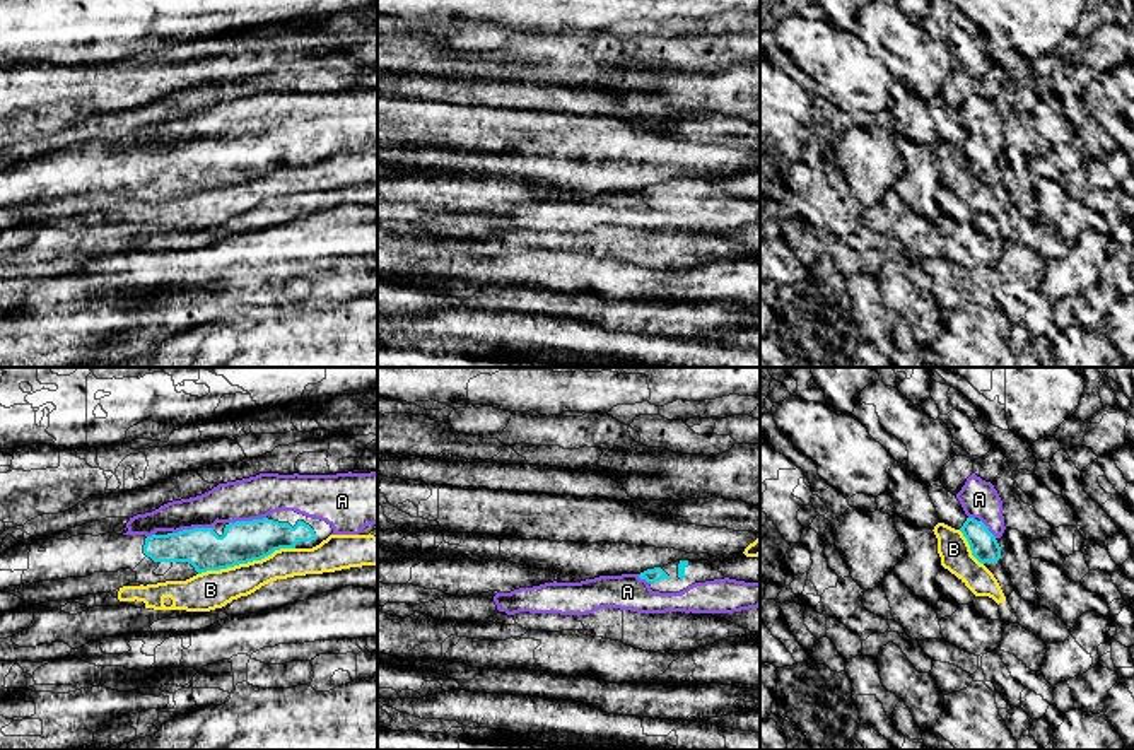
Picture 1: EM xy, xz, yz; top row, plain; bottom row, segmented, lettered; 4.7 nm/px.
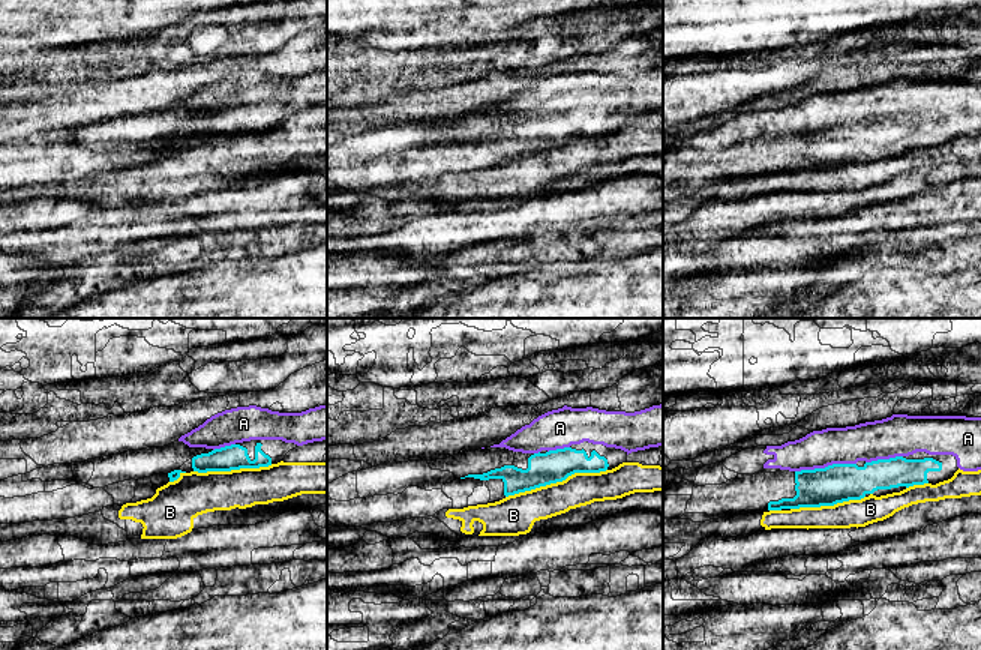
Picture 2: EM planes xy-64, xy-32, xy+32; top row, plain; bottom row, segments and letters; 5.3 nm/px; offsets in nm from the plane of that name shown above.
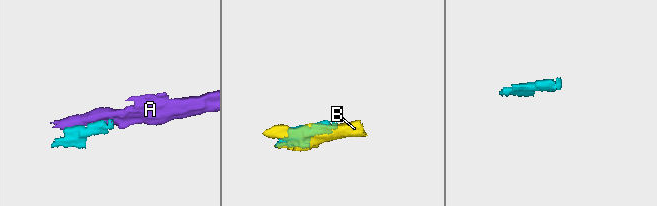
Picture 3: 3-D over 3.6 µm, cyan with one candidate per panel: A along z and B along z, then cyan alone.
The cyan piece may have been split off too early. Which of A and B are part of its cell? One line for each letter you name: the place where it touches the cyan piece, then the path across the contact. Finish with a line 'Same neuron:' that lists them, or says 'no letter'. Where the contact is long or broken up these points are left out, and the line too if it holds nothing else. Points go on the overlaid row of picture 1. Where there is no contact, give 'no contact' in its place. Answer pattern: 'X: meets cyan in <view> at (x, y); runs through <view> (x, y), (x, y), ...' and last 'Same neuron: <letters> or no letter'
A: meets cyan in xy at (193, 528)
Same neuron: A

